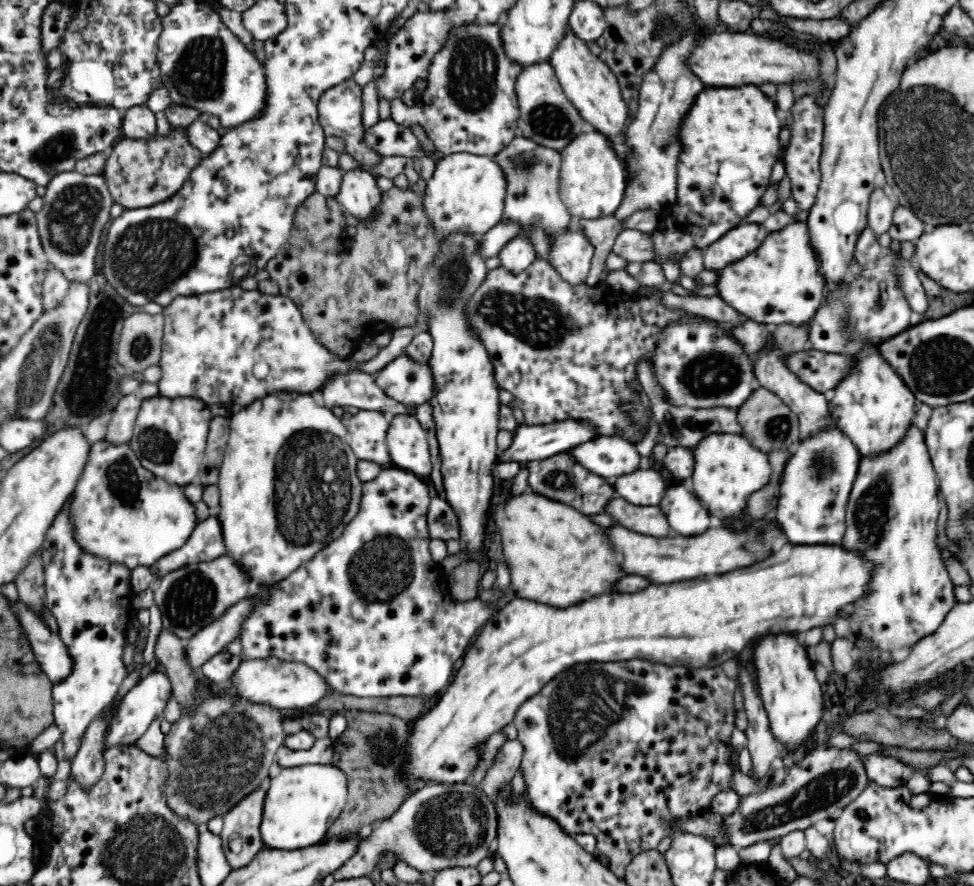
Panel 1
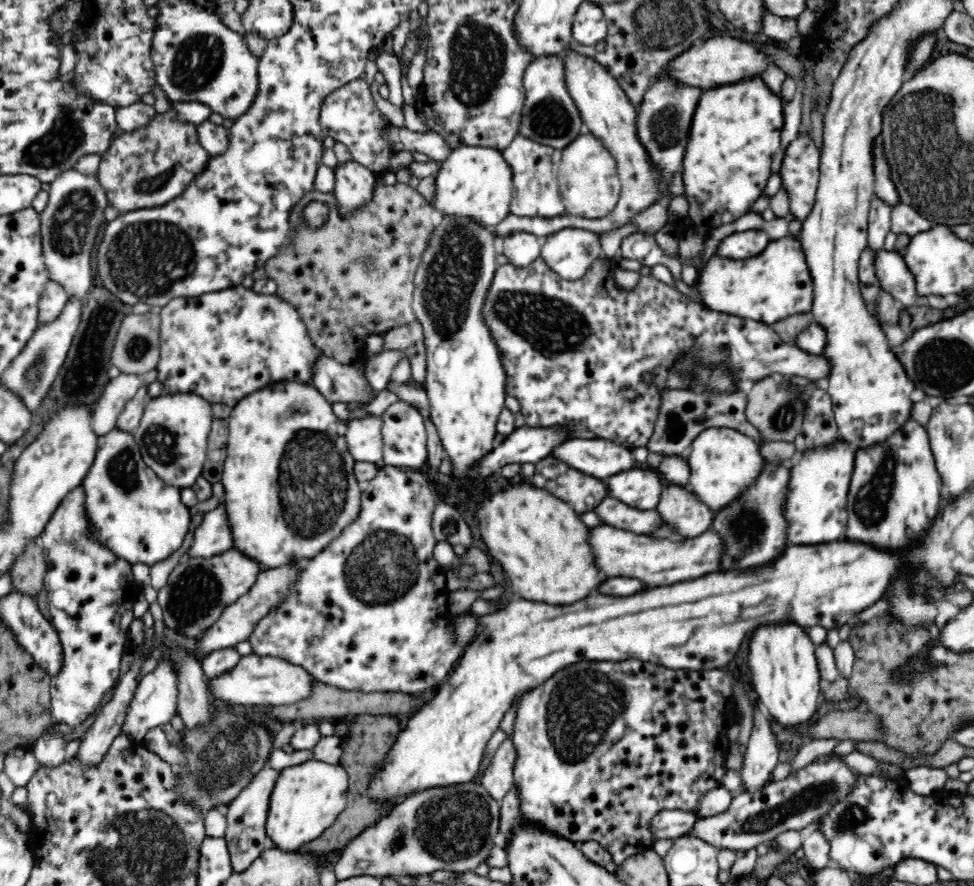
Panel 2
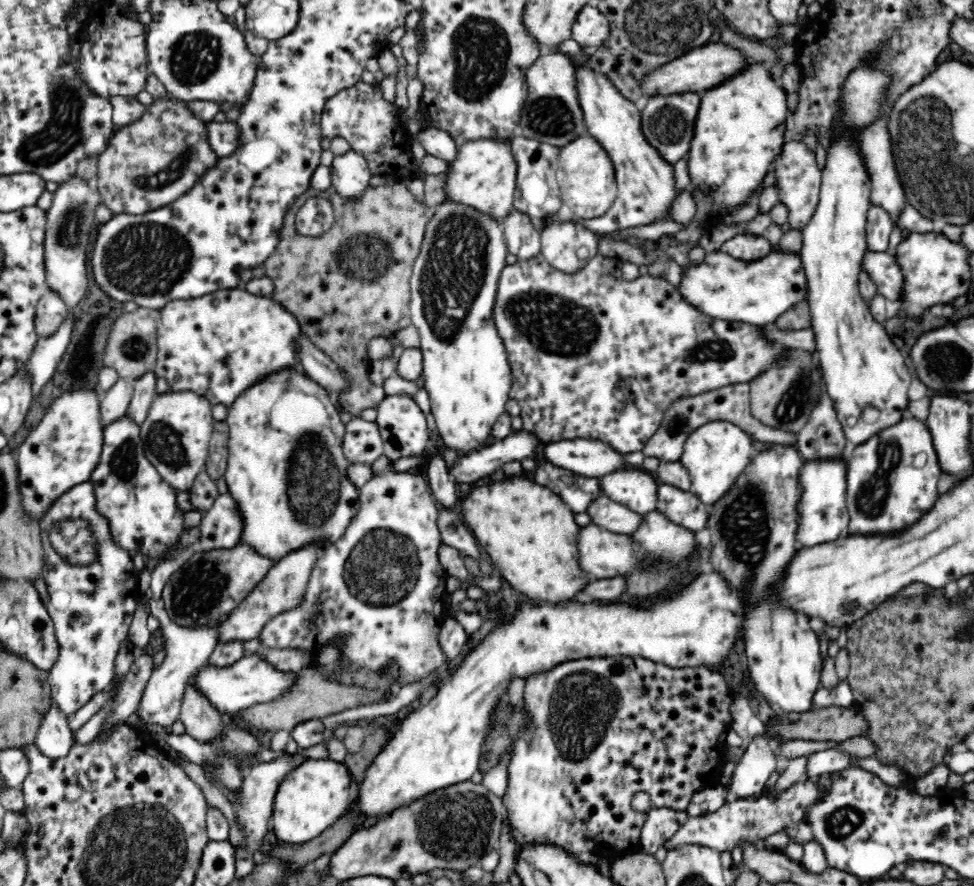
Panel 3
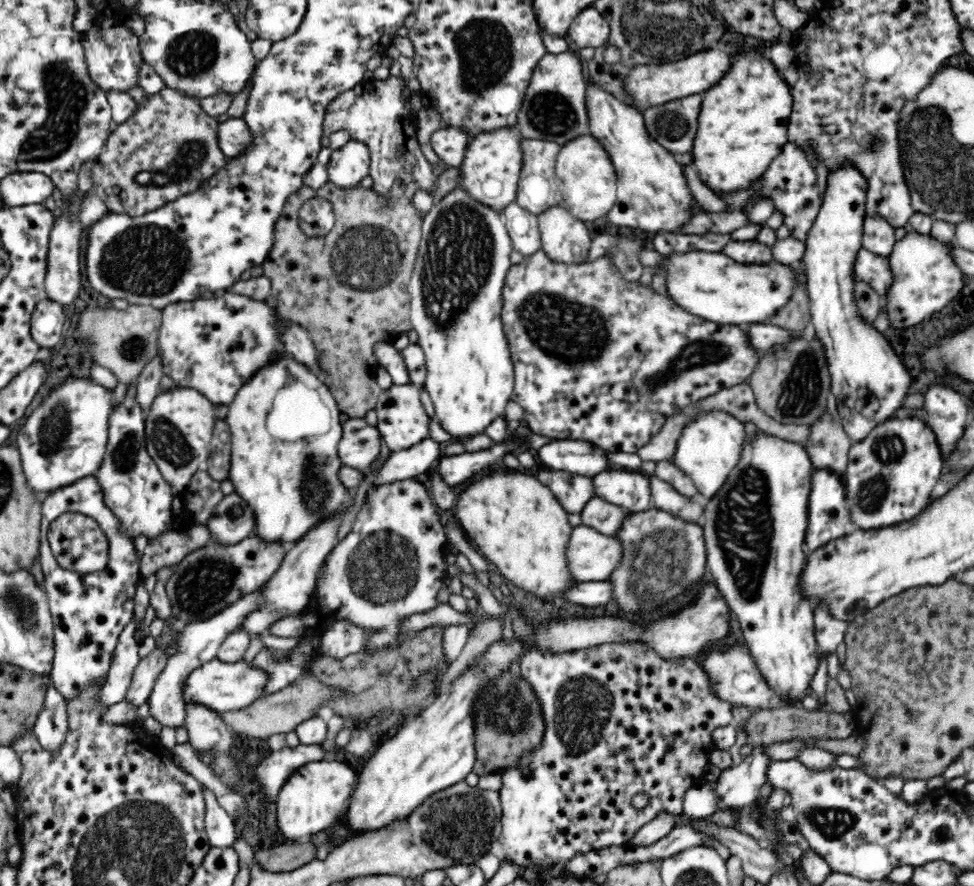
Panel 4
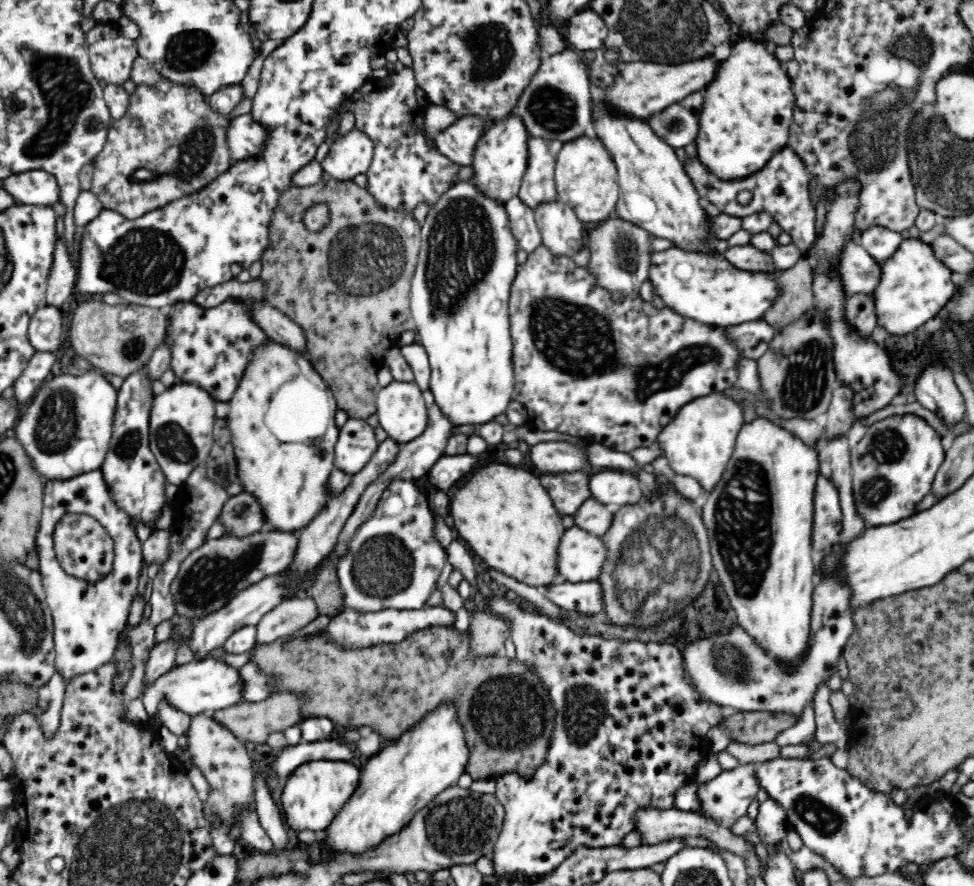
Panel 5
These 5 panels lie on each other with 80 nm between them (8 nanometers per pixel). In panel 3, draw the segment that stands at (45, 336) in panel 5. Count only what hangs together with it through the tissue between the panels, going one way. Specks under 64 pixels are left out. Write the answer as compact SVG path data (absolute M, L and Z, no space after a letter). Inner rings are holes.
M48 288L36 307L35 331L39 336L54 334L68 314L68 306L64 299L58 292Z

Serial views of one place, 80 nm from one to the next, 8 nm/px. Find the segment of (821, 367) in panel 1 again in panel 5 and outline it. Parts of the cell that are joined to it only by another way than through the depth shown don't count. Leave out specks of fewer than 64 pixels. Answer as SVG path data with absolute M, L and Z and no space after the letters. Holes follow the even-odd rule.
M543 244L528 254L524 263L516 266L516 276L510 284L510 294L508 294L508 315L513 344L513 370L515 371L512 400L525 406L529 416L529 426L538 431L556 431L594 443L602 443L602 446L616 452L631 453L636 448L654 445L660 431L688 402L707 394L722 393L736 386L739 375L737 366L745 358L736 348L731 334L727 332L727 327L708 325L692 318L682 317L667 304L664 304L662 308L656 307L652 301L642 299L640 294L629 296L621 290L608 290L598 284L597 278L591 274L589 268L576 265L574 259L570 257L554 255Z

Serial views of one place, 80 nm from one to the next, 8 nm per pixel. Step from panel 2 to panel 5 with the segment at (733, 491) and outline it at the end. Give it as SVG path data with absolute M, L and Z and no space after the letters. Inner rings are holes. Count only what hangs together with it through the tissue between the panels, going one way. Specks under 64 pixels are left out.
M722 393L707 394L684 405L660 431L656 443L663 448L674 472L696 479L702 490L710 492L719 483L732 458L742 425L740 405L726 399Z

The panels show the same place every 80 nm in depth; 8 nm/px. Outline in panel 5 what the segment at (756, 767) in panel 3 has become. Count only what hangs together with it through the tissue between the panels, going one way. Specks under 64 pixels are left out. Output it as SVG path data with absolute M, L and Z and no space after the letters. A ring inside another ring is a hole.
M748 762L740 764L732 770L723 770L716 778L706 783L697 783L697 789L702 801L701 812L703 816L715 820L718 824L730 826L747 813L748 807L756 800L760 783L757 777L756 767L760 762Z

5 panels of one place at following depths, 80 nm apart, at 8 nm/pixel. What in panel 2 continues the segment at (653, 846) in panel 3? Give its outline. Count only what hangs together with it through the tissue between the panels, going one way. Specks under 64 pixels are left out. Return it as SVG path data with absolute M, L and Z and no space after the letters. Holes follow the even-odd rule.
M663 810L651 820L653 840L660 838L678 838L693 831L697 820L701 819L695 812L682 810Z

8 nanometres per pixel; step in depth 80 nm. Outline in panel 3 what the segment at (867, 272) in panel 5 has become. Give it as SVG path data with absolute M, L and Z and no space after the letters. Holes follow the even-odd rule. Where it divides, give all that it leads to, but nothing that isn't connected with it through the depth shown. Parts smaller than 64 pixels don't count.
M868 251L861 264L878 287L877 292L892 300L903 301L905 276L894 254Z

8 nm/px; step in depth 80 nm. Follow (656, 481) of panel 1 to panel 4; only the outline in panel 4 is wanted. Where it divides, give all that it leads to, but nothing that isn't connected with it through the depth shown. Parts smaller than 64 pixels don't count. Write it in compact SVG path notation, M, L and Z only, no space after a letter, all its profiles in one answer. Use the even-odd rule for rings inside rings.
M612 470L594 477L596 496L616 504L630 512L642 512L652 508L649 477L640 470Z

